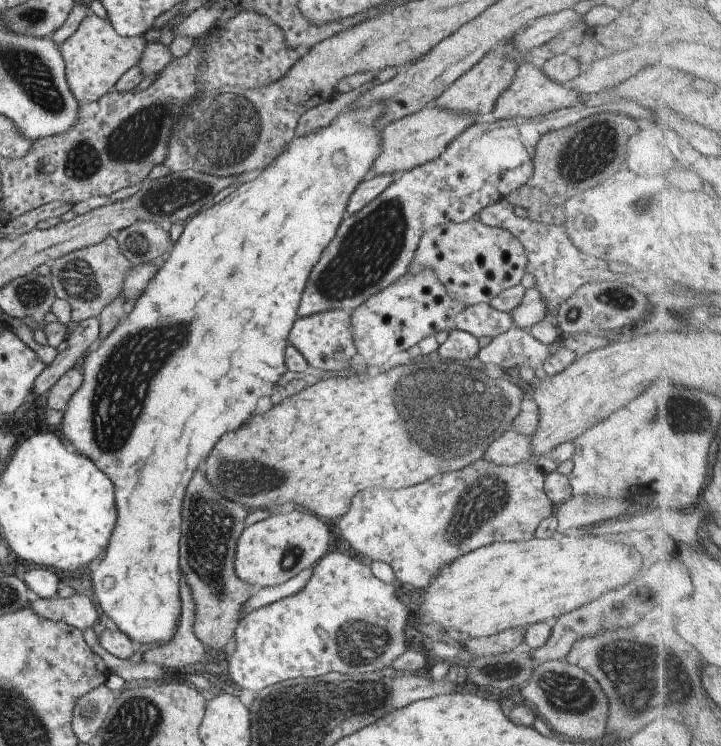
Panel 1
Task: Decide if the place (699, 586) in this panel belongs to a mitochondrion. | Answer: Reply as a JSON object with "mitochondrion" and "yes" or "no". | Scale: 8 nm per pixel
{"mitochondrion":"no"}

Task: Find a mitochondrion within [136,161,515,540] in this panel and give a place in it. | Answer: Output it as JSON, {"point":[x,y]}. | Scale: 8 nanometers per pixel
{"point":[374,243]}

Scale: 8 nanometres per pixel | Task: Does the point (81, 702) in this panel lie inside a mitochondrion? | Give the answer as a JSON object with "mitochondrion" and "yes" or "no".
{"mitochondrion":"yes"}

